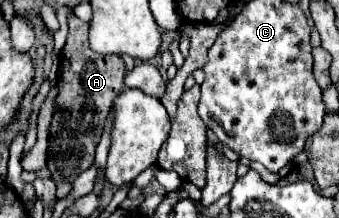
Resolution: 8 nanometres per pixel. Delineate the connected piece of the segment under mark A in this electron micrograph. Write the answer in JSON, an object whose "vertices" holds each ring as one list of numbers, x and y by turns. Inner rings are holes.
{"vertices":[[68,18,68,40,60,54,62,84,56,100,56,112,50,126,48,170,54,182,72,184,78,174,90,168,94,162,94,150,100,142,104,120,124,86,124,60,120,56,102,56,88,48,88,24,76,18]]}

